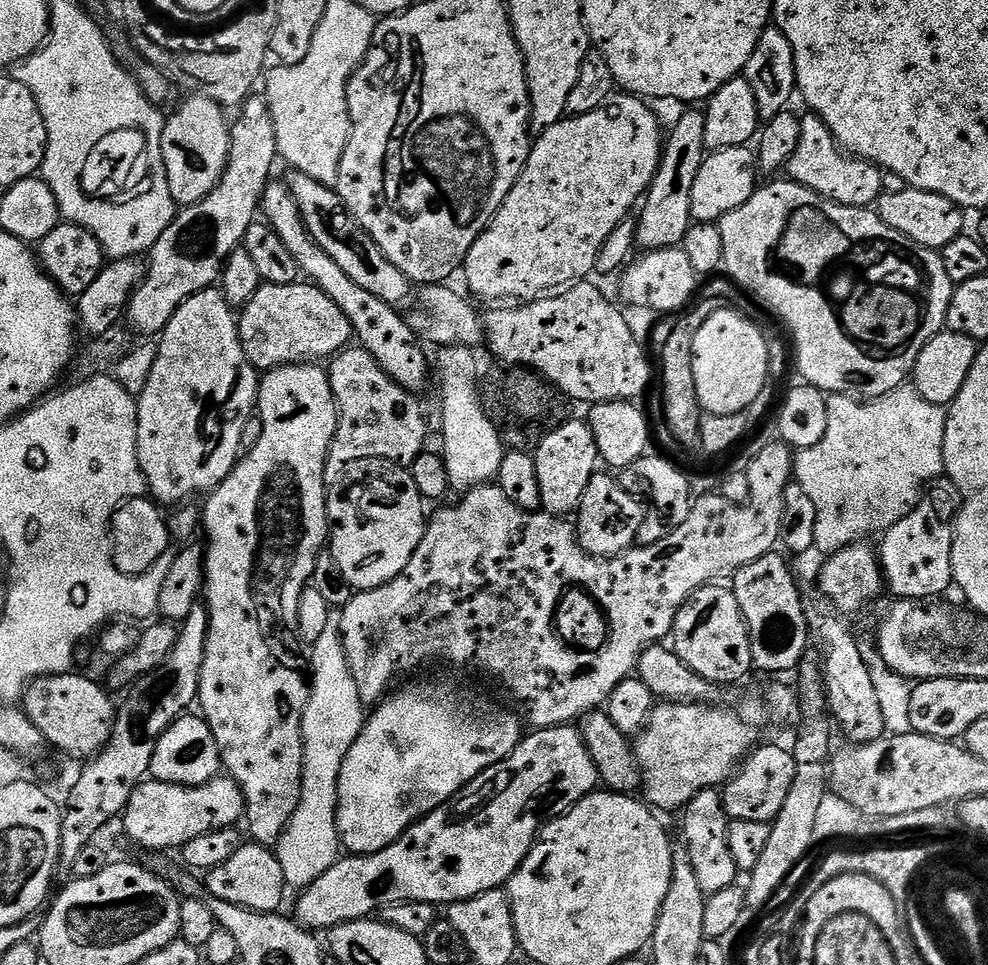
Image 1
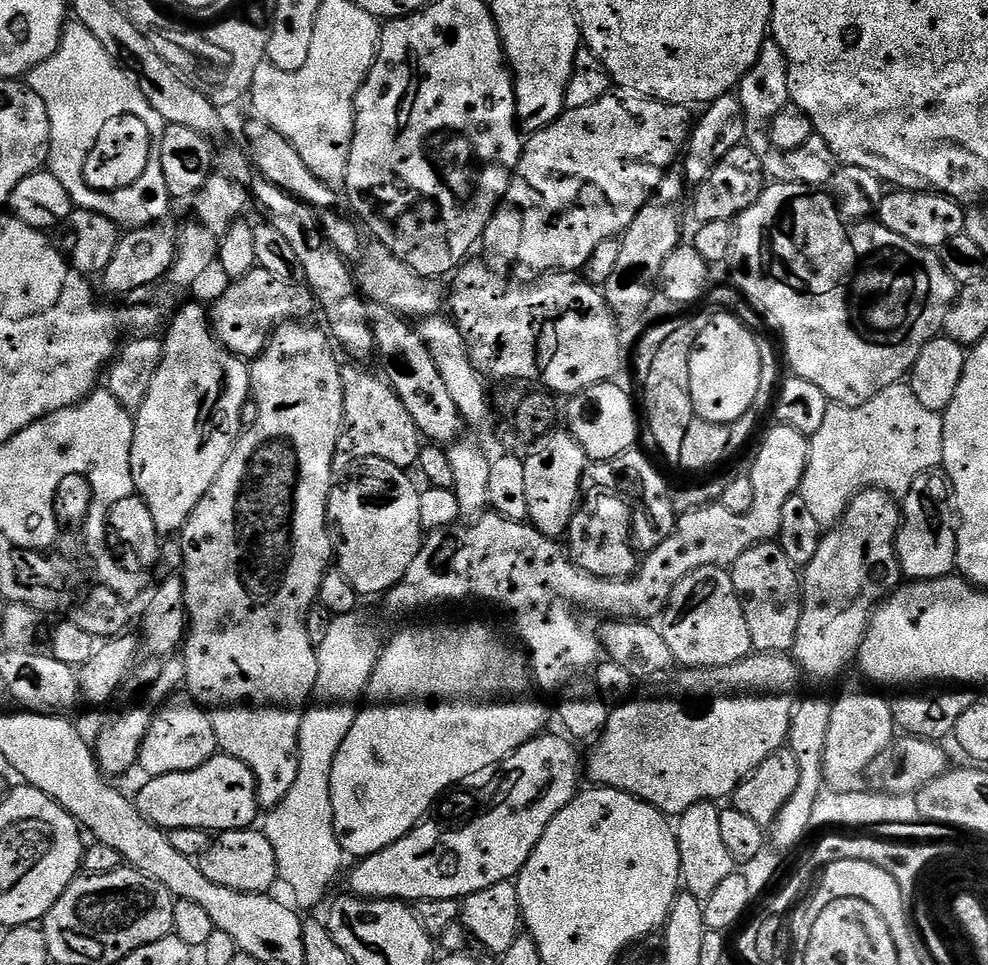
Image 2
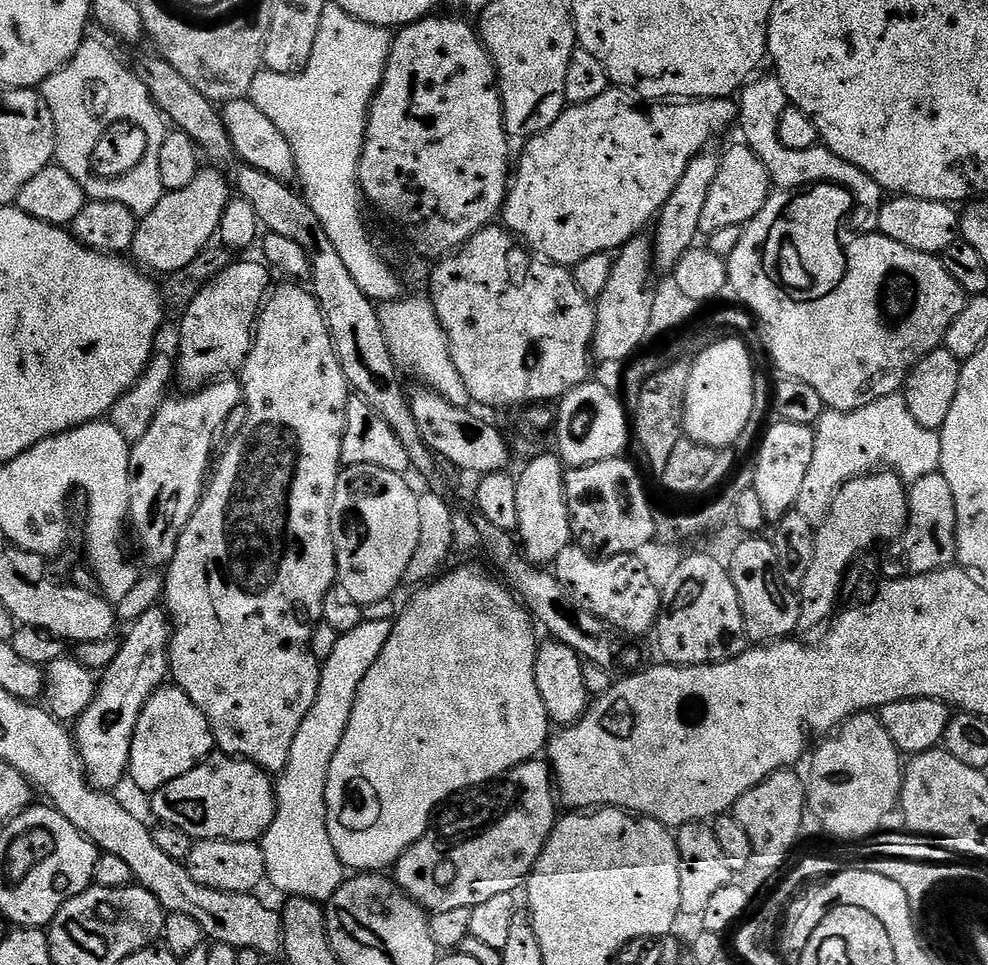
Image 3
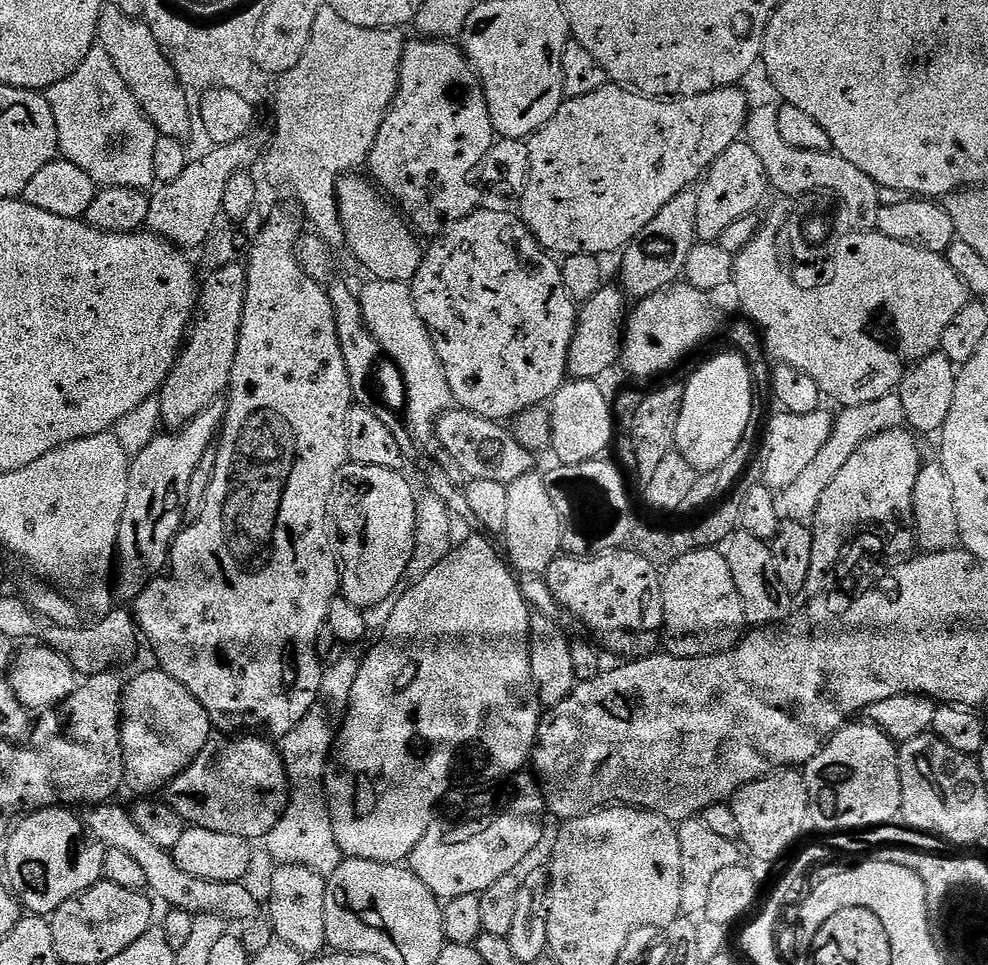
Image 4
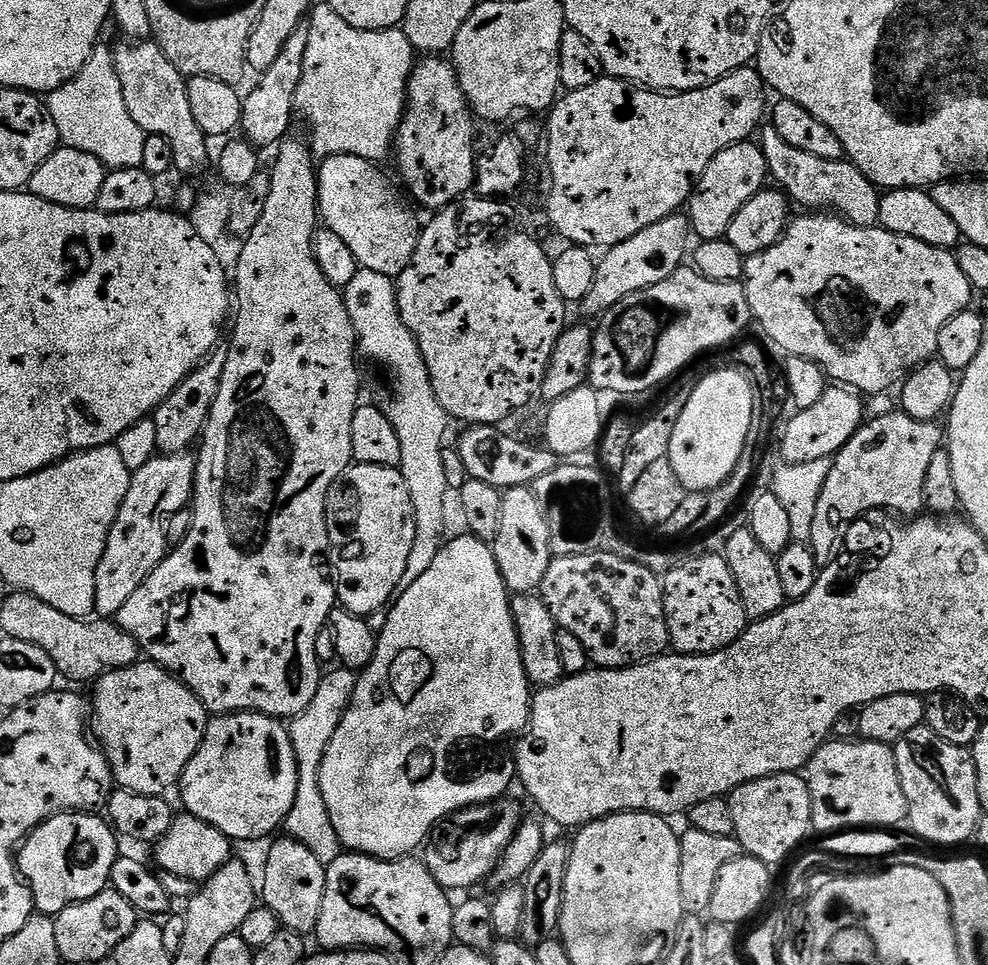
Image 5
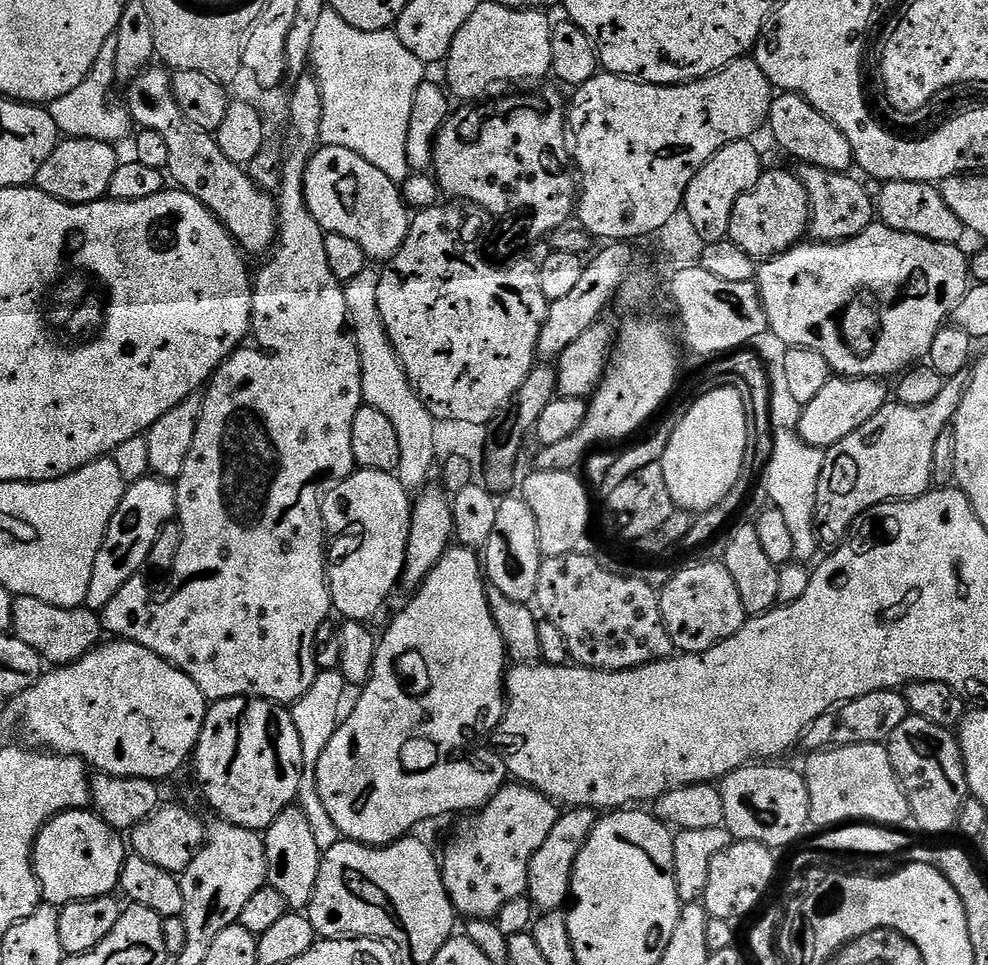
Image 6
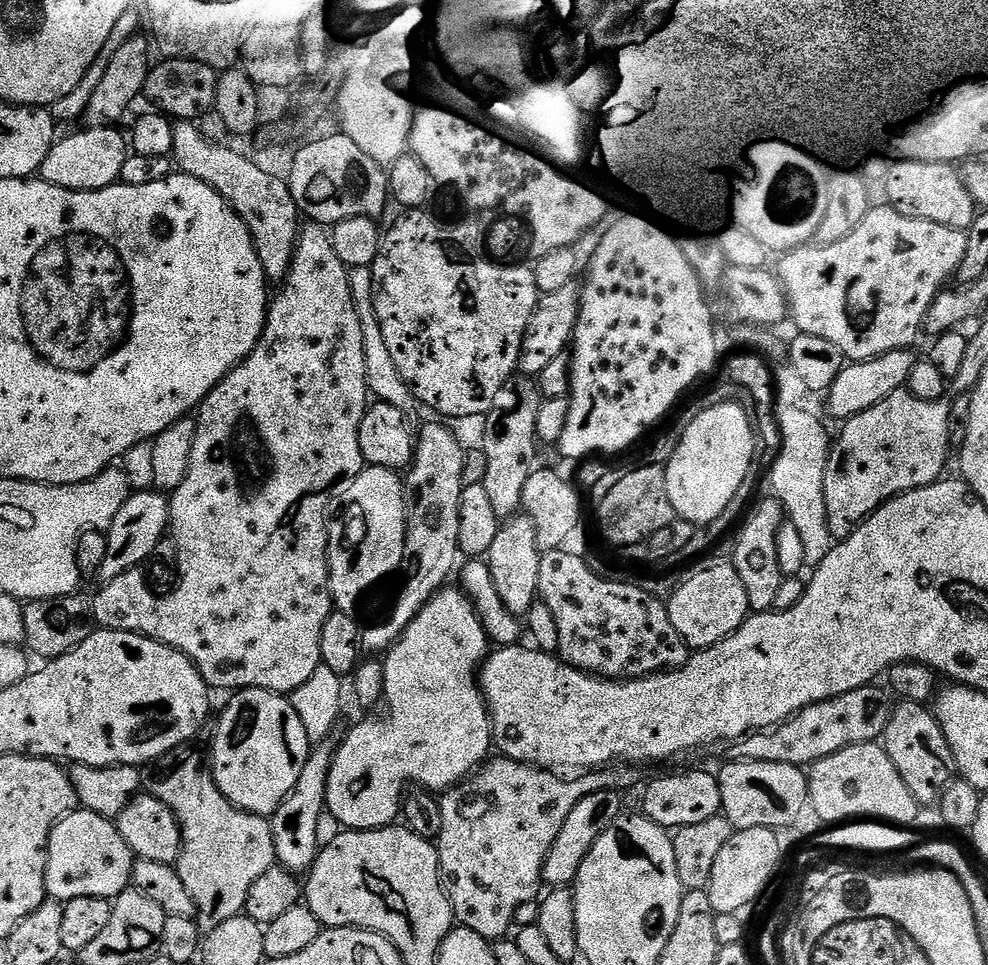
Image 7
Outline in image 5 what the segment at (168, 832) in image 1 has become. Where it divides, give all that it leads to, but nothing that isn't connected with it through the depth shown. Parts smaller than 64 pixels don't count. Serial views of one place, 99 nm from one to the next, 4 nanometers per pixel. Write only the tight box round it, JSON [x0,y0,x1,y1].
[179,712,298,842]

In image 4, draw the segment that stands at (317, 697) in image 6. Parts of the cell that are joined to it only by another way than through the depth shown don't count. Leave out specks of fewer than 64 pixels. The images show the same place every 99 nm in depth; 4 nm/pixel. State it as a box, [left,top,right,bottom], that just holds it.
[266,655,361,878]

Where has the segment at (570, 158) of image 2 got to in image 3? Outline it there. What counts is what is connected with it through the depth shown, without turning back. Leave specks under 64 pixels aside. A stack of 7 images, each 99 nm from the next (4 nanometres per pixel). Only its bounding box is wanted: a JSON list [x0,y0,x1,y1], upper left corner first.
[502,86,738,266]

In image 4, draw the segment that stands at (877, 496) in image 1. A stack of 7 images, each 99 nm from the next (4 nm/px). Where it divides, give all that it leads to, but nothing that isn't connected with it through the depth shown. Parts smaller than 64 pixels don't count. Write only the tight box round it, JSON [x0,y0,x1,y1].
[782,394,905,524]

